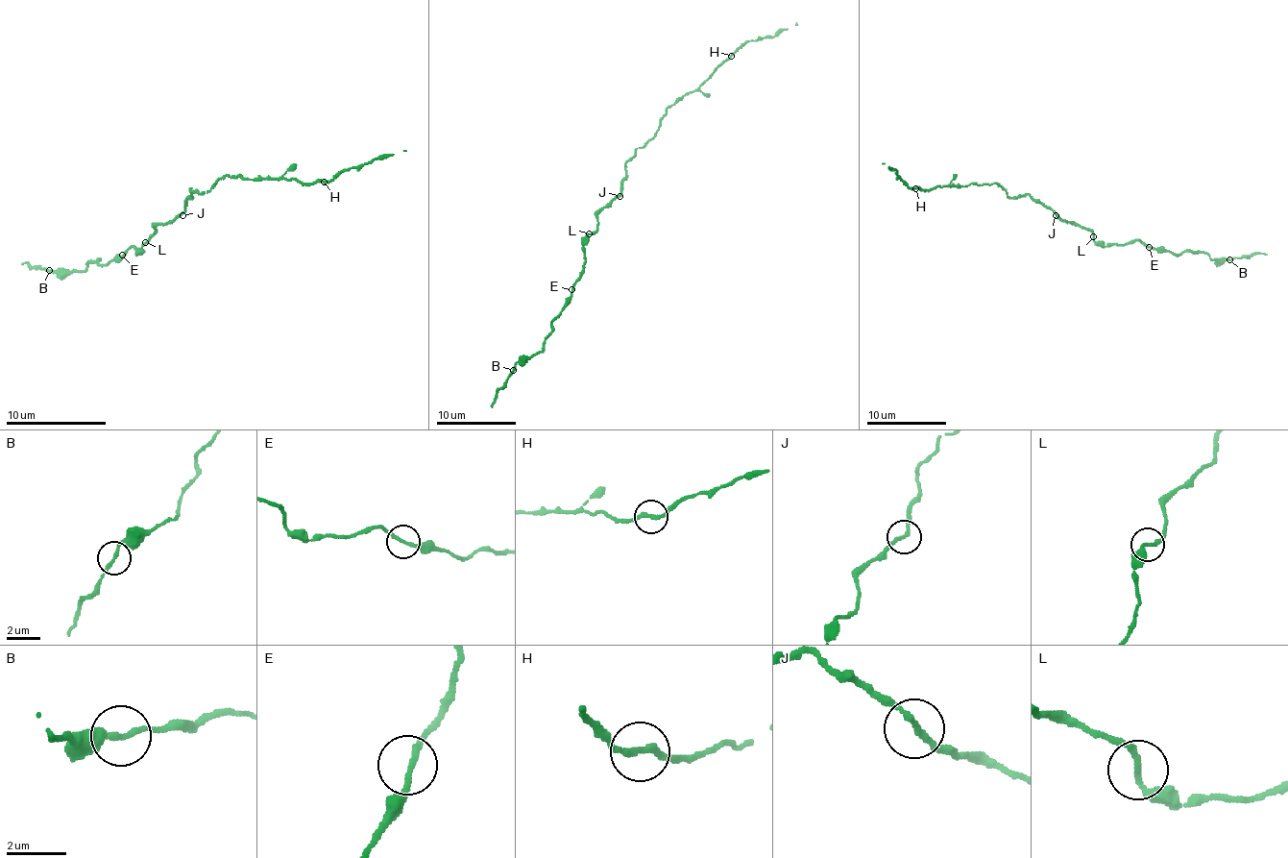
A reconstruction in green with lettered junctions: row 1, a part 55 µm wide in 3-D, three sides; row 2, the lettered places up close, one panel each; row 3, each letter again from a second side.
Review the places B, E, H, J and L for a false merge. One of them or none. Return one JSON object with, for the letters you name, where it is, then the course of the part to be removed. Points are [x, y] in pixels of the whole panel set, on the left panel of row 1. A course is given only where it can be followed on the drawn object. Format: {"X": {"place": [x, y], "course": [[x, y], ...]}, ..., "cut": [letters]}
{"cut": []}

